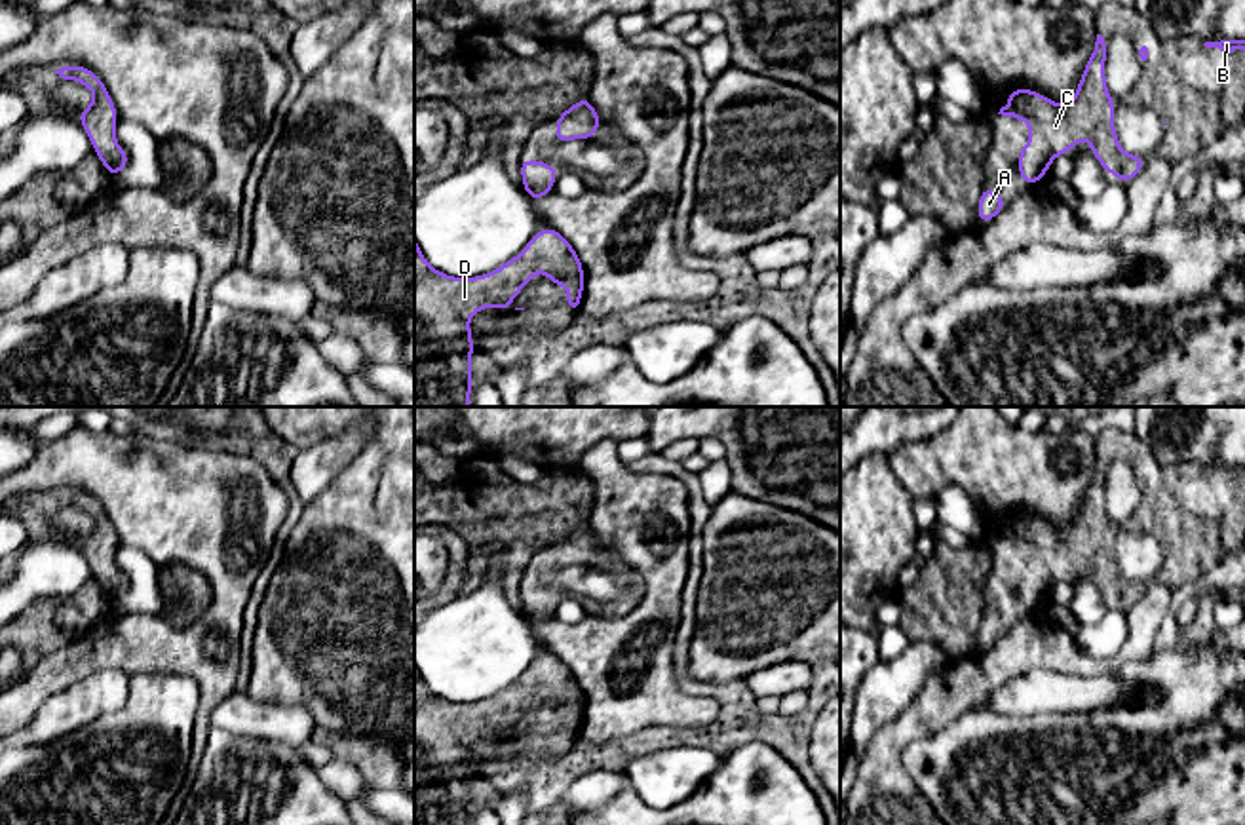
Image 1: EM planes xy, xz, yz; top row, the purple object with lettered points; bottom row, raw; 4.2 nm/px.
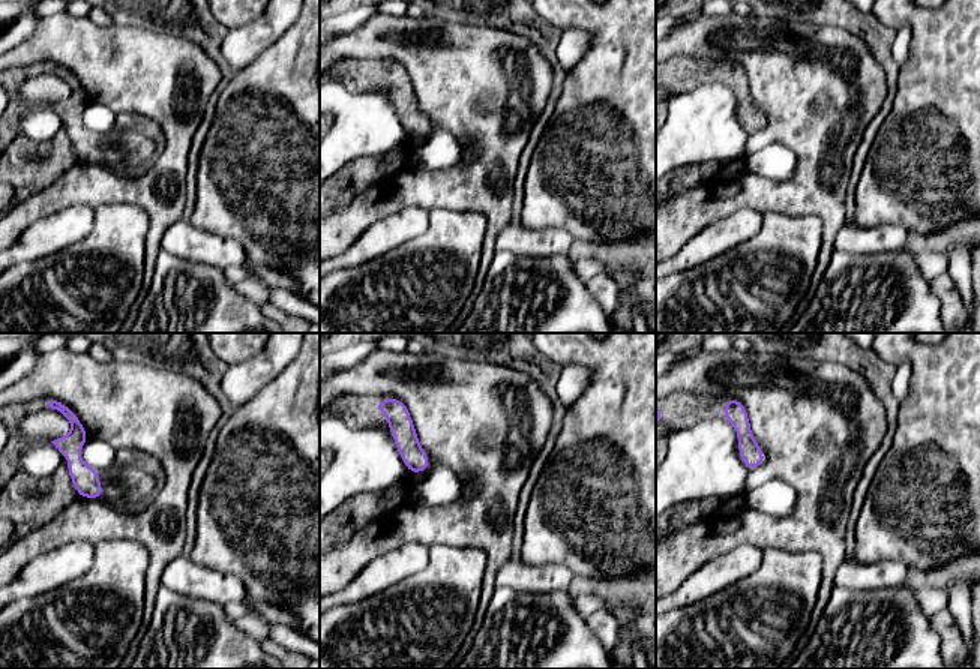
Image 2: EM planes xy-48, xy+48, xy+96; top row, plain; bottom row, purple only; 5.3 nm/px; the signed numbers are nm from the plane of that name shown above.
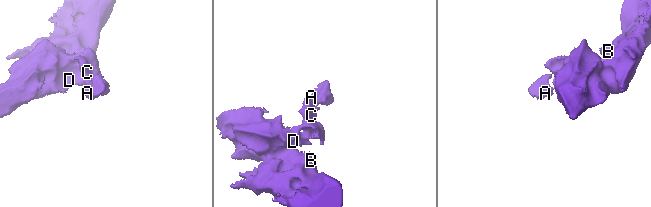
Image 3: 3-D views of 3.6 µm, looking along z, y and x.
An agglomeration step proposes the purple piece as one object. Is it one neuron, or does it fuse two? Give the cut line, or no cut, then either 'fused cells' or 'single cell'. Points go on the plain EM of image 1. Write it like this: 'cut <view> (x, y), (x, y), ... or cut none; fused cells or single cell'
cut none; single cell

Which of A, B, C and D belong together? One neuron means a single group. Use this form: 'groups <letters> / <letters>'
groups A B C D

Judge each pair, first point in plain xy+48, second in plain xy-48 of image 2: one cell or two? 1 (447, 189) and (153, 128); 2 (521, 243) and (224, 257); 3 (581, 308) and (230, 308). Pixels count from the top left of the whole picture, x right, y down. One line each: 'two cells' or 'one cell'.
1: two cells
2: one cell
3: one cell

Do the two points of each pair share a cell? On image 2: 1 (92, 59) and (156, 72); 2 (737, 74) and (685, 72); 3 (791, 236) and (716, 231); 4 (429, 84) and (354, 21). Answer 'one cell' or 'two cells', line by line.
1: one cell
2: one cell
3: two cells
4: two cells

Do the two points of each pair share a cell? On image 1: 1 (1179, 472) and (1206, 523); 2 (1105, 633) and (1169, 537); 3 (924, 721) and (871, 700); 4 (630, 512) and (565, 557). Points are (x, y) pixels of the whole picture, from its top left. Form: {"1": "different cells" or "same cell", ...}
{"1": "same cell", "2": "different cells", "3": "different cells", "4": "different cells"}

